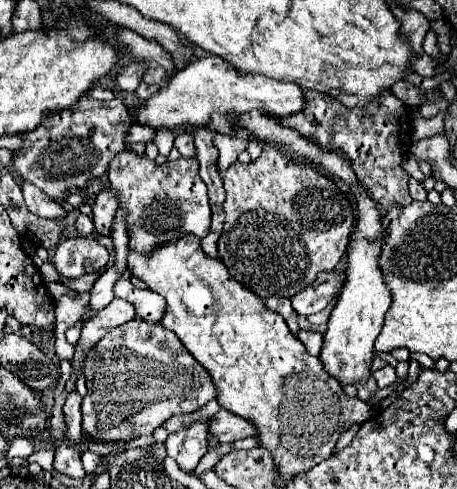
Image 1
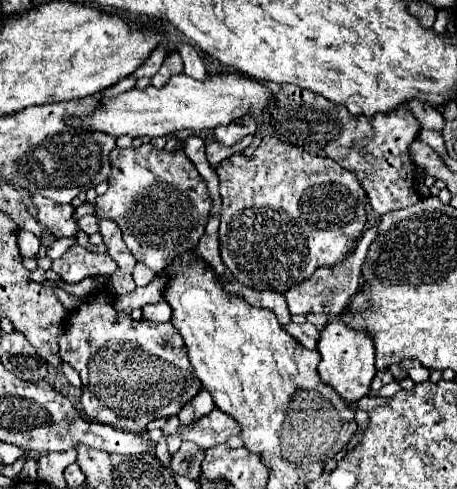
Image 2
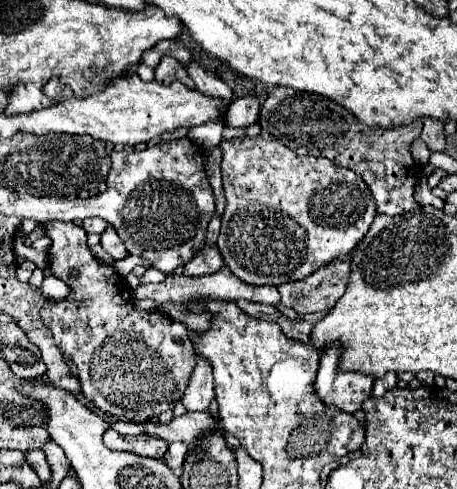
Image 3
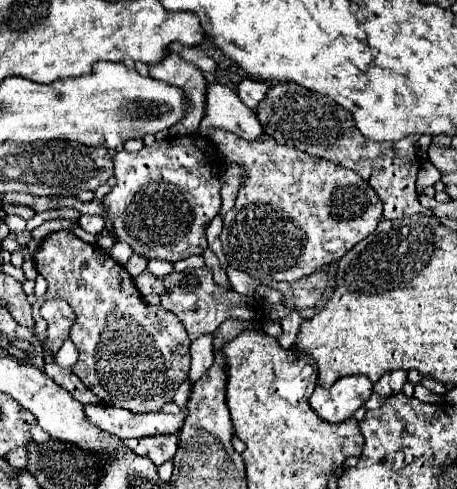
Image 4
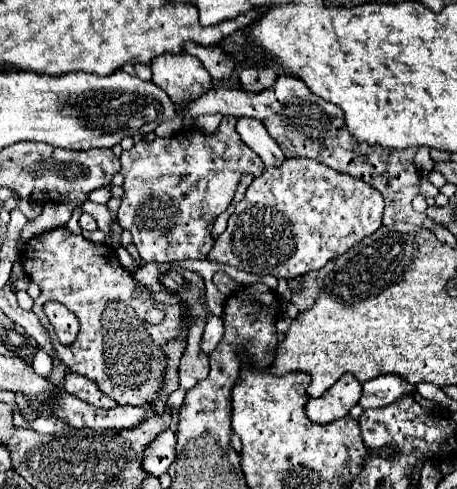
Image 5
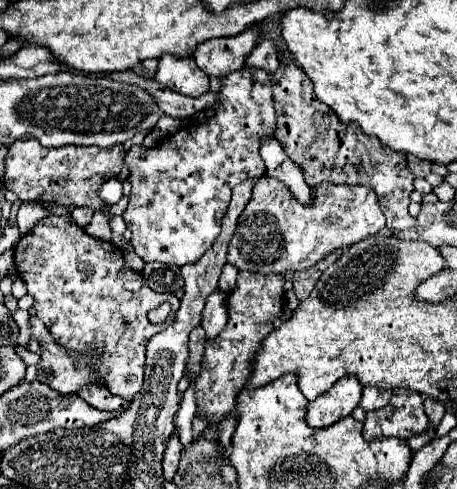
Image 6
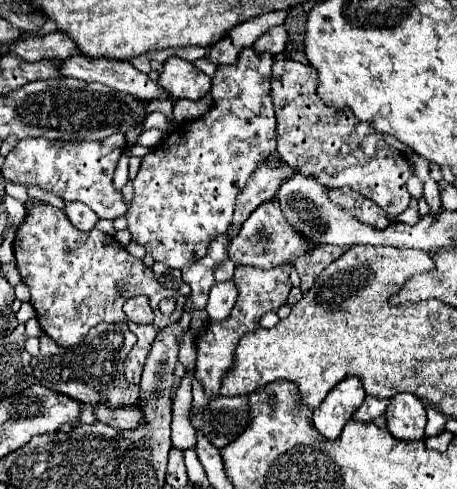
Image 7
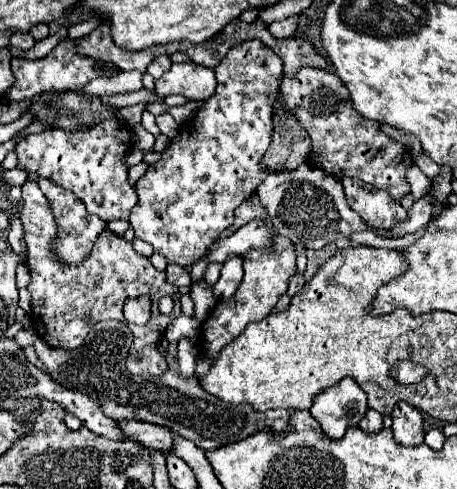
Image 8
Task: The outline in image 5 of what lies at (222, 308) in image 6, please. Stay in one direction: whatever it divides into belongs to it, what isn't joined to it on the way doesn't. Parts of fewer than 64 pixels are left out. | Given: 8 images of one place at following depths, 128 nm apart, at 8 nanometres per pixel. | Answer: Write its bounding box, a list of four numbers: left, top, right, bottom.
[202,312,224,354]

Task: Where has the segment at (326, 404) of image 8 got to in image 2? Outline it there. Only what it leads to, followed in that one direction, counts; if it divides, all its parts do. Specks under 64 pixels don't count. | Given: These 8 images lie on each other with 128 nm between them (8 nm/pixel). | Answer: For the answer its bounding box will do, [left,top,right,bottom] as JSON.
[318,316,376,404]

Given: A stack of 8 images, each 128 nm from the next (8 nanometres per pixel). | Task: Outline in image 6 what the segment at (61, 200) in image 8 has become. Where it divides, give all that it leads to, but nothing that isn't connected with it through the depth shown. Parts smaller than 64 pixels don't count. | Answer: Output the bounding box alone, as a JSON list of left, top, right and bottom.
[72,206,92,226]

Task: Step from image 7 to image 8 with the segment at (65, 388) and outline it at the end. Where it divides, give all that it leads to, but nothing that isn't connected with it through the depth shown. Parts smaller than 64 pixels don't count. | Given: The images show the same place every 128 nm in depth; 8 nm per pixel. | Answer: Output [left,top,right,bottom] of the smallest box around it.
[34,320,292,450]

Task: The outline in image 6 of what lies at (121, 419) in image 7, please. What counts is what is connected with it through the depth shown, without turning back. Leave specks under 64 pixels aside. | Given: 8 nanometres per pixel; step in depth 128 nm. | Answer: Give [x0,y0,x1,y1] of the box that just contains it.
[78,384,130,412]

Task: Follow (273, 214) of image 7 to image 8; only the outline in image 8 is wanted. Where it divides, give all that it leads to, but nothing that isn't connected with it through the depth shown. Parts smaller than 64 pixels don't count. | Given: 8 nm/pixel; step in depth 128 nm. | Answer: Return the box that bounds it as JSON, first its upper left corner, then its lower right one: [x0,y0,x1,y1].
[206,220,272,262]

